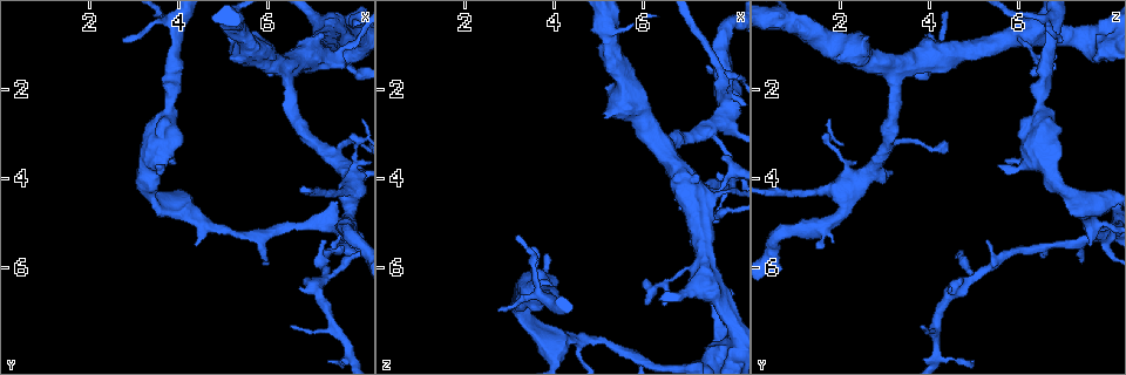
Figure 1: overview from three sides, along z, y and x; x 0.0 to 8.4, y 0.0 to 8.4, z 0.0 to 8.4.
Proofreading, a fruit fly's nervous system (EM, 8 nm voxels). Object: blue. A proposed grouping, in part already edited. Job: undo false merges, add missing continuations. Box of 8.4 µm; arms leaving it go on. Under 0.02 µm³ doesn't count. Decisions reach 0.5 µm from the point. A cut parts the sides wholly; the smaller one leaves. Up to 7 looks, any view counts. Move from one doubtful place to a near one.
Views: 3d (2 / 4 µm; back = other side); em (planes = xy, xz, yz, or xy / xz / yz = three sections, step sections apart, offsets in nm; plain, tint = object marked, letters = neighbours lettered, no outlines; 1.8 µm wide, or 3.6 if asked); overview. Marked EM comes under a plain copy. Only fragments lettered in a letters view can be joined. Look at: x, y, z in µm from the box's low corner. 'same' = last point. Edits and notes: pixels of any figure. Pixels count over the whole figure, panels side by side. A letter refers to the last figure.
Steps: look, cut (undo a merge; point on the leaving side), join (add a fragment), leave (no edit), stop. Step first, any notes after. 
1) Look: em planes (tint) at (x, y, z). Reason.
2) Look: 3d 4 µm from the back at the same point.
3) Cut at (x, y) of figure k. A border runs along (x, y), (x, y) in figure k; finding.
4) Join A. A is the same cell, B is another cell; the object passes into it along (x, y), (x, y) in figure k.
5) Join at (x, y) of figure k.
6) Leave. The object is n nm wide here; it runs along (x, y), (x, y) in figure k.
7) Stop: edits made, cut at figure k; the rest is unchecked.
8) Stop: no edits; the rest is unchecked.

Look: em xy step 8 (letters) at (7.80, 1.00, 8.00). Sharp bend.

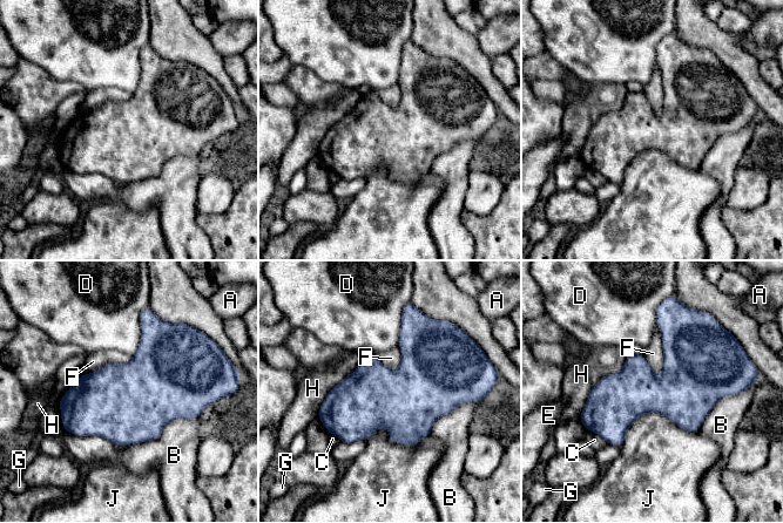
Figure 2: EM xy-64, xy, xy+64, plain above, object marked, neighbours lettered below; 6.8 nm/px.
Leave. A, B, C, D, E, F, G, H and J are other cells; a border runs along (659, 327), (662, 372), (657, 377) in figure 2; one neuron here.

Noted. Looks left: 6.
Look: 3d 4 µm at (7.35, 1.40, 4.30).

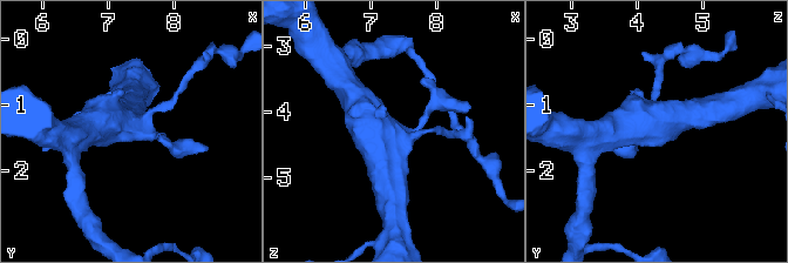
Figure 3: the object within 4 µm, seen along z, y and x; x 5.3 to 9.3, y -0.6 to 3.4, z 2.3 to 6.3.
Look: em 3.6 µm planes (letters) at (7.30, 1.35, 4.30).

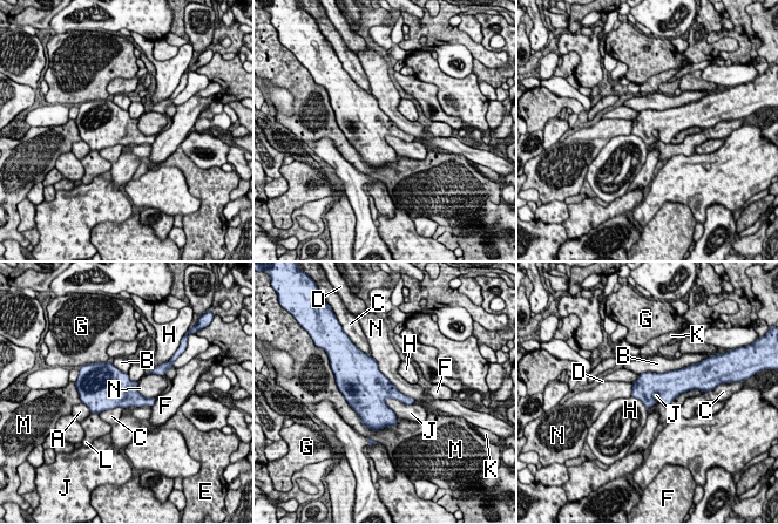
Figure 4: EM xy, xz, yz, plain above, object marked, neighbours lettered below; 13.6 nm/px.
Leave. A, B, C, D, E, F, G, H, J, K, L, M and N are other cells; a border runs along (384, 400), (415, 402) in figure 4; one neuron here.

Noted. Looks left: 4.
Look: 3d 4 µm at (3.80, 2.55, 6.55). Thick turns thin.

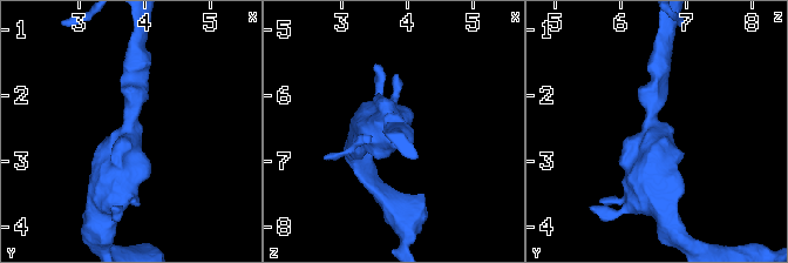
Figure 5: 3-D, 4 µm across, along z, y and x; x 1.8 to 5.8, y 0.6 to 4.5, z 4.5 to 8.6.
Look: em 3.6 µm yz step 16 (tint) at (3.80, 2.60, 6.50).

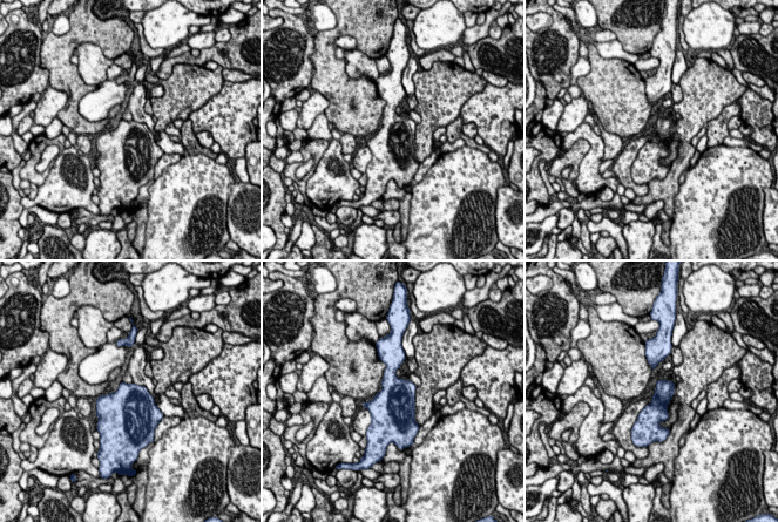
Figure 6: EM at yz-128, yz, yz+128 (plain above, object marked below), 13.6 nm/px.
Look: em 3.6 µm planes (letters) at the same point. Another direction.

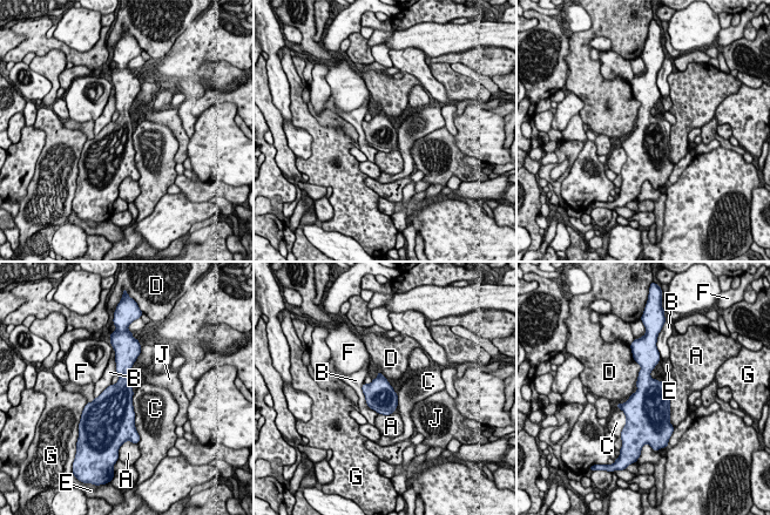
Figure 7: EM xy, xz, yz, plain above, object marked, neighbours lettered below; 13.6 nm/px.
Leave. The object is 420 nm wide here; A, B, C, D, E, F, G and J are other cells; a border runs along (133, 393), (134, 426), (137, 431) in figure 7; all the same neuron.

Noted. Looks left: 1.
Stop: no edits; the rest is unchecked.

